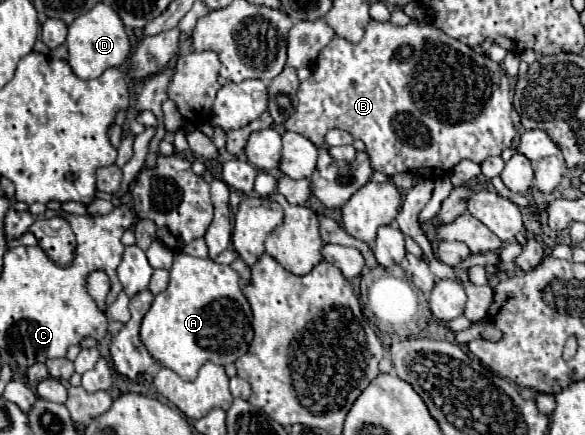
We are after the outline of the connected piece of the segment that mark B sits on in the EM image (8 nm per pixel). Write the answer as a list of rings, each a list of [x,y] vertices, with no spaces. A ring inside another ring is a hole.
[[[370,21],[360,43],[350,43],[334,35],[334,39],[320,51],[312,77],[308,77],[298,89],[296,113],[284,123],[284,127],[286,131],[308,137],[318,147],[324,143],[324,135],[330,129],[346,129],[356,139],[364,141],[372,169],[384,175],[408,171],[416,177],[436,179],[452,171],[462,159],[480,165],[488,157],[500,155],[506,147],[512,147],[512,139],[516,137],[510,119],[512,101],[508,77],[492,59],[488,59],[486,67],[486,59],[486,55],[476,53],[472,47],[440,33],[434,25],[410,21],[400,27],[390,21]]]

